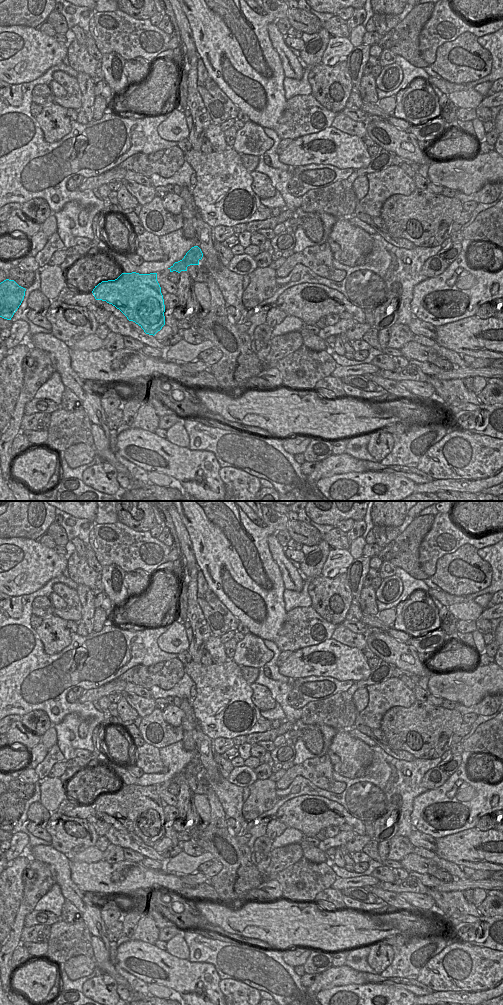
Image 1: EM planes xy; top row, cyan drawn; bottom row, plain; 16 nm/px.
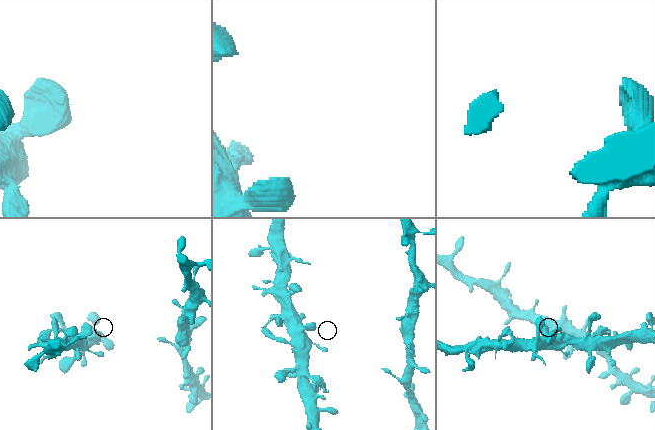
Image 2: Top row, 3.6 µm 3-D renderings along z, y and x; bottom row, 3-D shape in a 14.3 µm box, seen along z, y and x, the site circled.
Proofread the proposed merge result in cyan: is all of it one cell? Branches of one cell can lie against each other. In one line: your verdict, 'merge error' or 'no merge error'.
no merge error

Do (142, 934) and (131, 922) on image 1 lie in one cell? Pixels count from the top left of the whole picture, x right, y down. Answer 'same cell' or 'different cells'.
different cells

